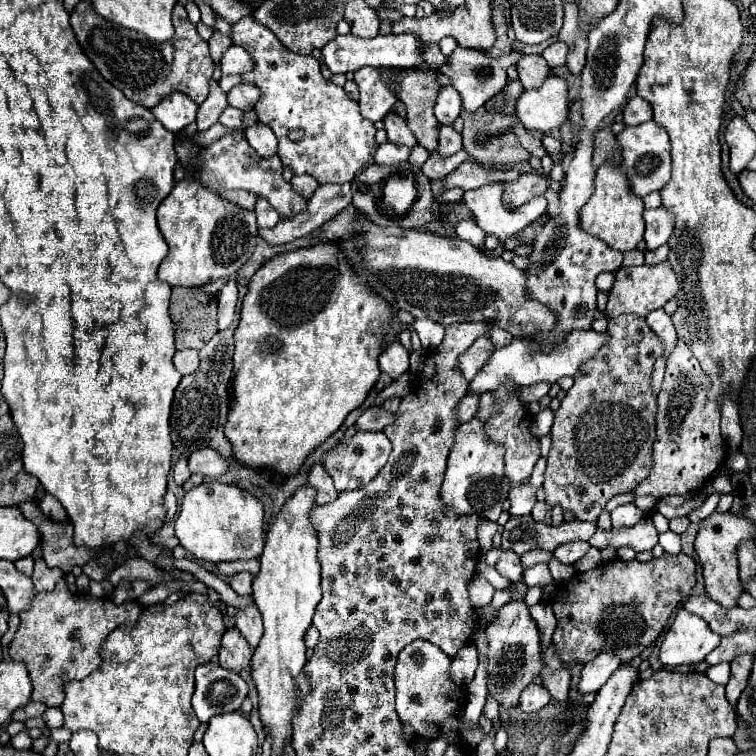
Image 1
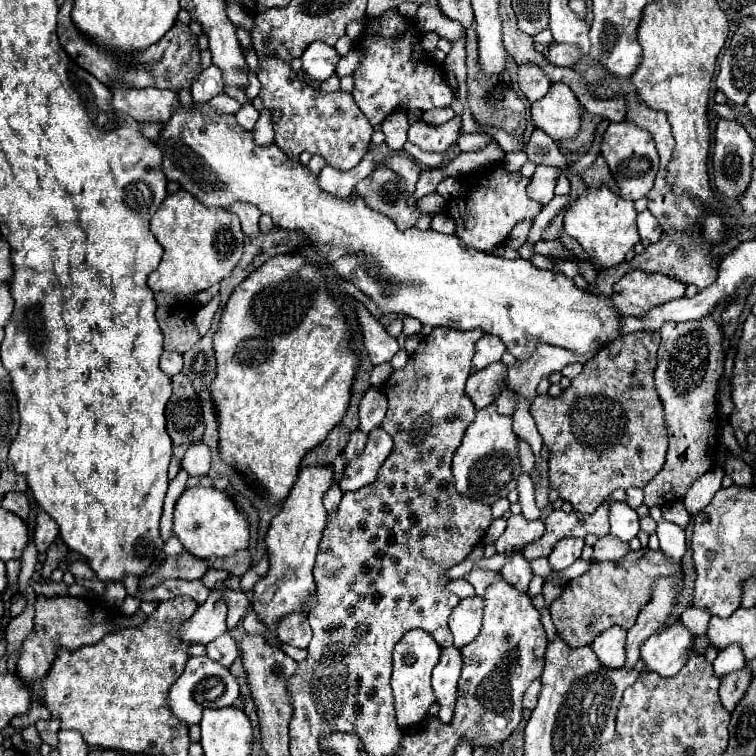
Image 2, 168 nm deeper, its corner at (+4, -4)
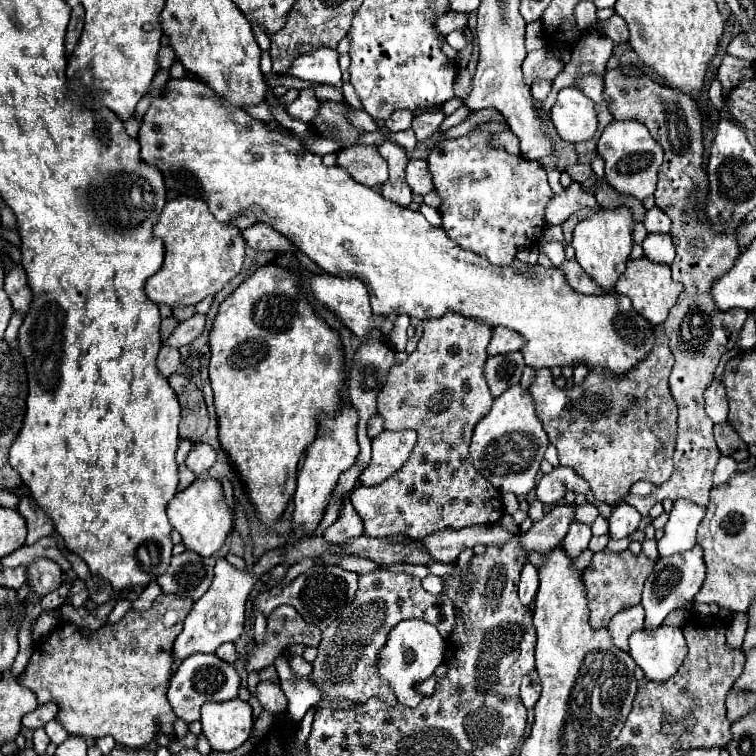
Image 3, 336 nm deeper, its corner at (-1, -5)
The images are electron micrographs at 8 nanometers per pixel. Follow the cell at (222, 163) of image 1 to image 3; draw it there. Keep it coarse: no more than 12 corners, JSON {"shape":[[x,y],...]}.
{"shape":[[170,79],[142,159],[256,217],[374,315],[460,313],[534,369],[626,373],[626,295],[506,267],[352,183],[200,79]]}

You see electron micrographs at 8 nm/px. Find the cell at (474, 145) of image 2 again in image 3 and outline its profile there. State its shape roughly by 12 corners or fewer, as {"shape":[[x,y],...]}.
{"shape":[[500,131],[490,137],[496,149],[520,155],[520,141],[512,131]]}

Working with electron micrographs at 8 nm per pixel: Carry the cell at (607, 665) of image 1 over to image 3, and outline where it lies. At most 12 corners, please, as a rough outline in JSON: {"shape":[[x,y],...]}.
{"shape":[[642,605],[614,615],[614,647],[628,653],[628,639],[644,623]]}

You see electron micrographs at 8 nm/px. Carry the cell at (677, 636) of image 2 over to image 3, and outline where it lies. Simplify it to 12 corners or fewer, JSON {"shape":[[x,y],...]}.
{"shape":[[668,625],[636,631],[630,655],[664,681],[686,657],[684,633]]}

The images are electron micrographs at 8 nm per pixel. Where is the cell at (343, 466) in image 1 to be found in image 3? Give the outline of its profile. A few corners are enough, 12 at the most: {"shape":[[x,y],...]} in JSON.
{"shape":[[414,431],[372,439],[372,461],[360,475],[374,487],[394,475],[416,443]]}

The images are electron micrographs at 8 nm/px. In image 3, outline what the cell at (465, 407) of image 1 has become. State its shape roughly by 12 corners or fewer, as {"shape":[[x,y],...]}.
{"shape":[[520,351],[488,357],[484,377],[492,397],[518,385]]}

